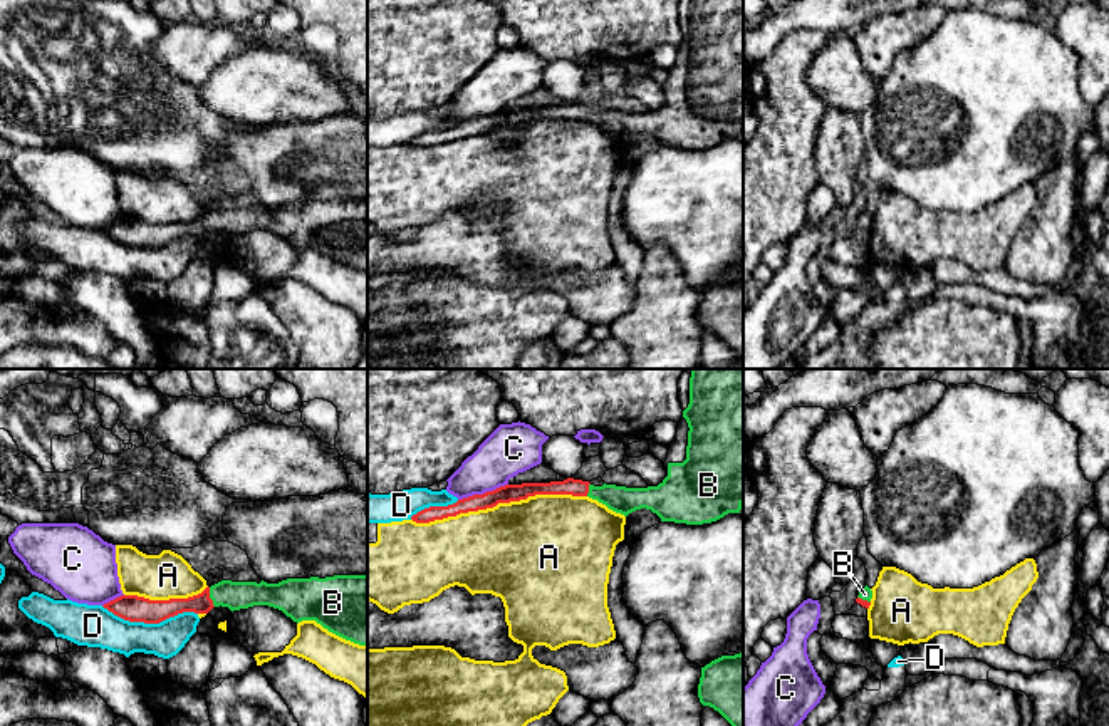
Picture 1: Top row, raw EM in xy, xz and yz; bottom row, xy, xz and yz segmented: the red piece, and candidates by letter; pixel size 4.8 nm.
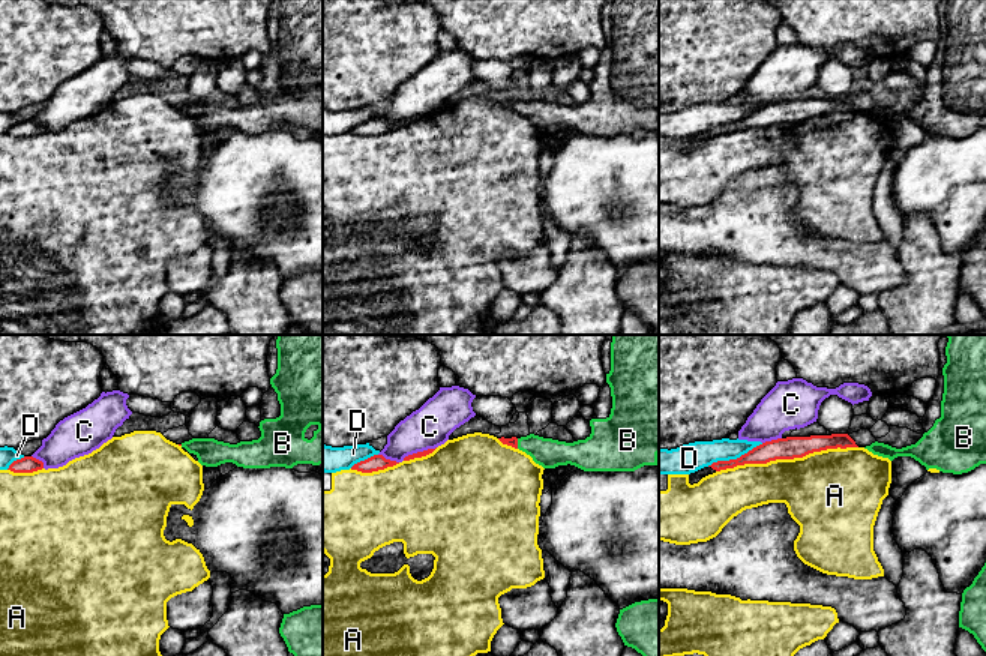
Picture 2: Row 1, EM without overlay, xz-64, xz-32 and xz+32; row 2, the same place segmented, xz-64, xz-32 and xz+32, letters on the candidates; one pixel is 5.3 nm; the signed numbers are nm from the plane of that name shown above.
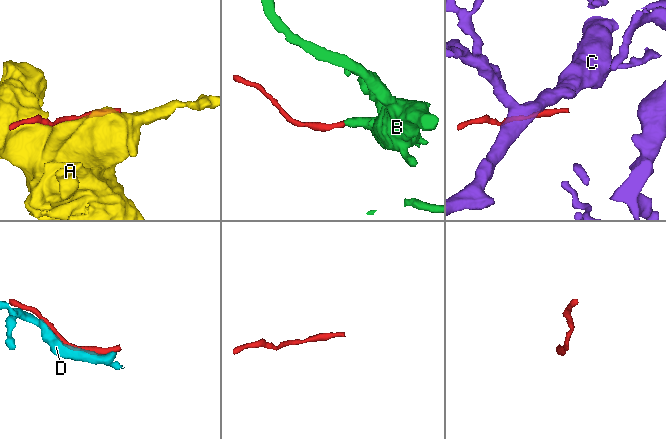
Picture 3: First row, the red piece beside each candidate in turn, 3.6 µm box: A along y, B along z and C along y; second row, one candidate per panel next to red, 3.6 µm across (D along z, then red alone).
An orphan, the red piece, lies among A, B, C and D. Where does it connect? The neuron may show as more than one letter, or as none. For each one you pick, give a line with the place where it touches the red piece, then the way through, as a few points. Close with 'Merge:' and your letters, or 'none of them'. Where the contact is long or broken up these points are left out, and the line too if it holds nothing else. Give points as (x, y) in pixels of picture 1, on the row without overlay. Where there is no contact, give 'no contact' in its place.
B: contact xy (208, 222); way xy (158, 235), (202, 228), (208, 222), (235, 220)
Merge: B

